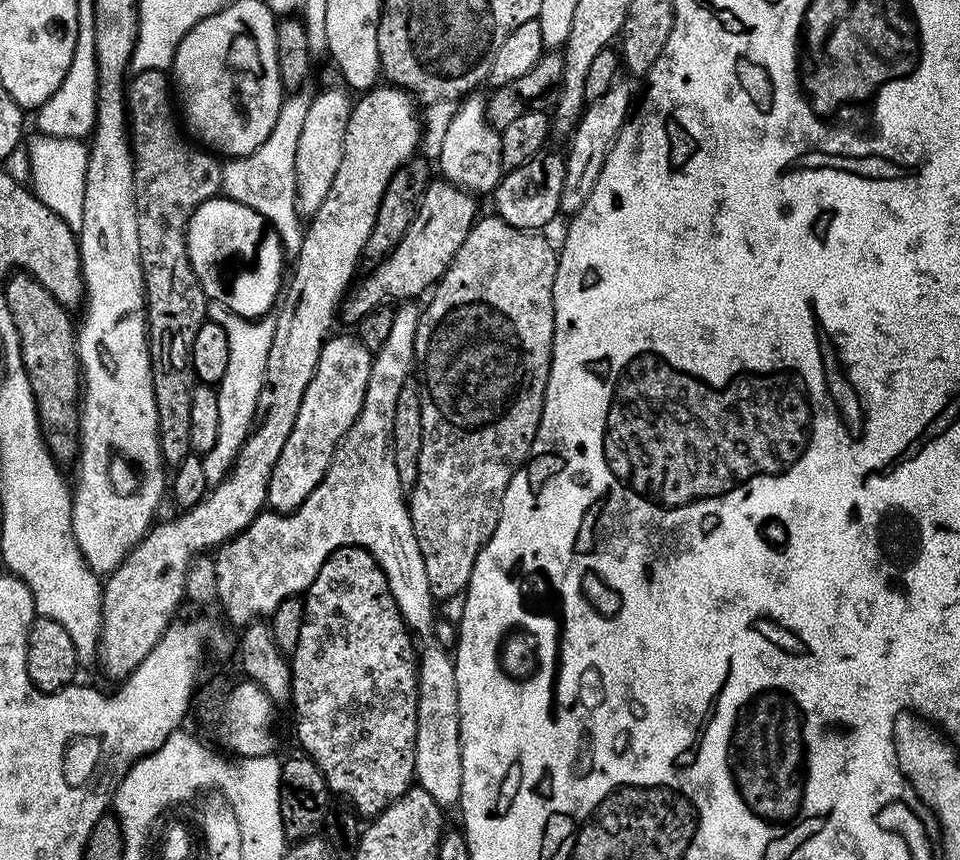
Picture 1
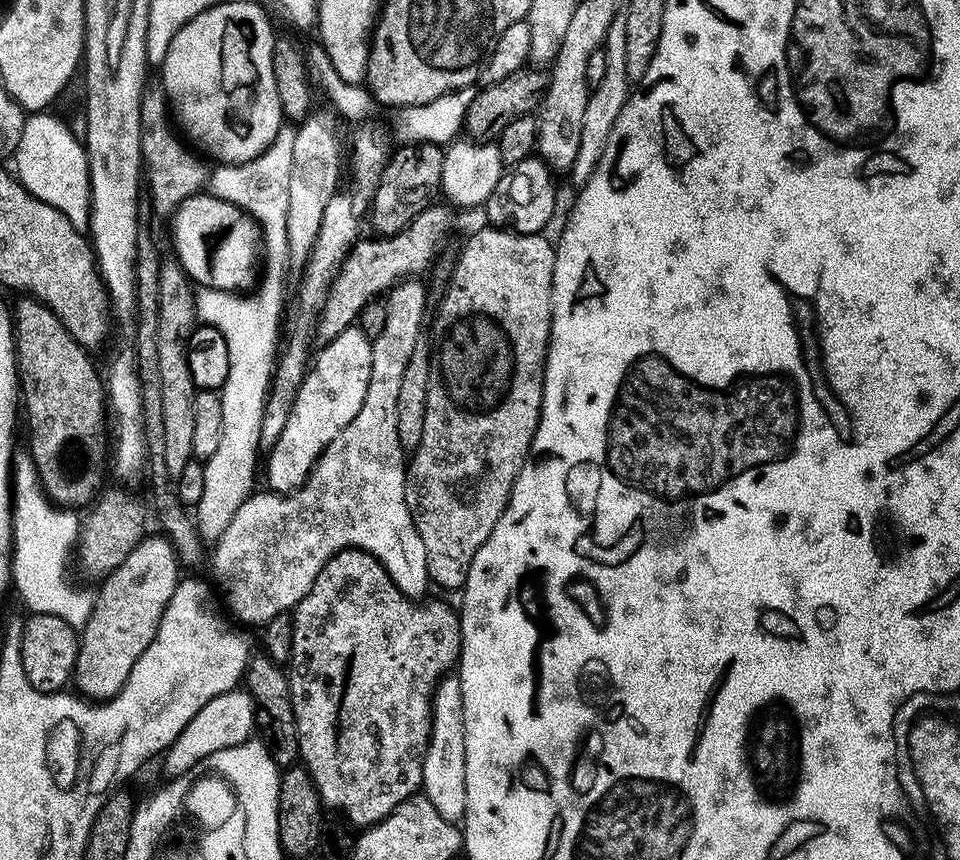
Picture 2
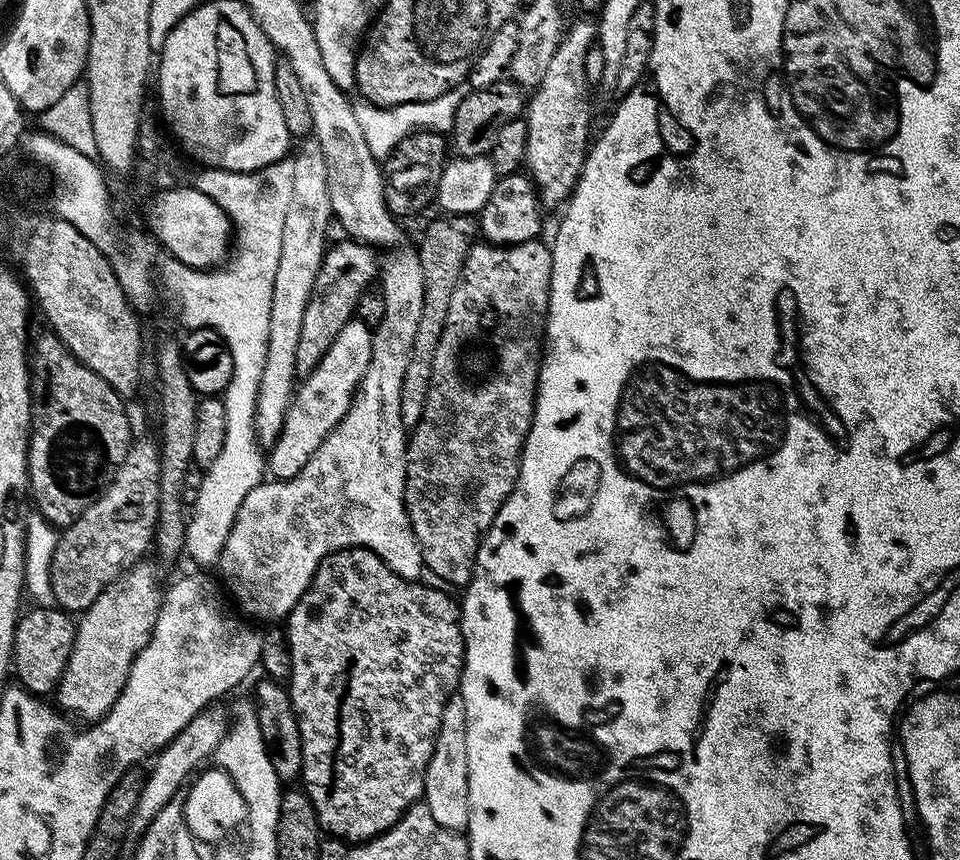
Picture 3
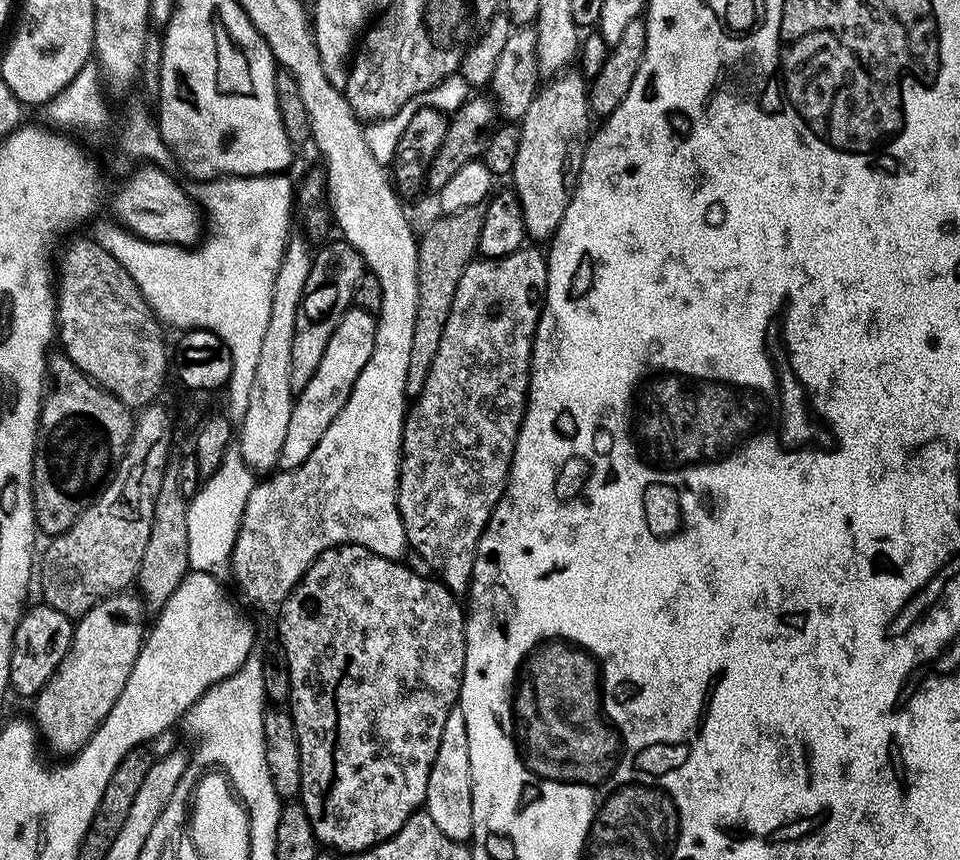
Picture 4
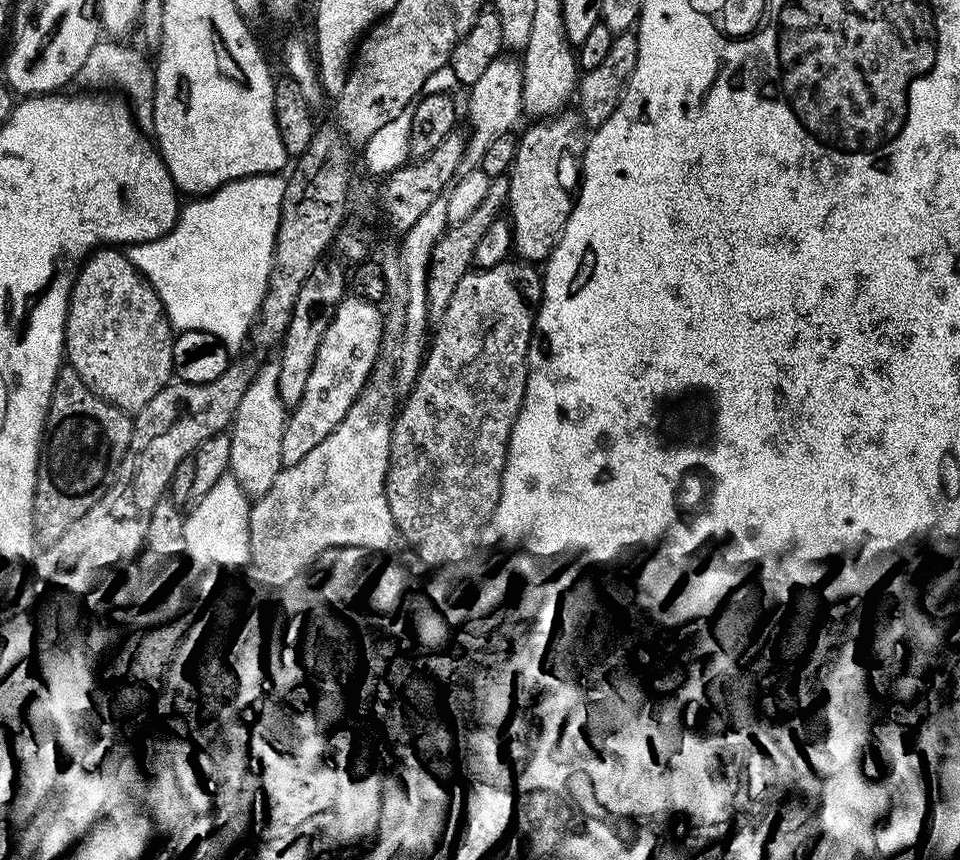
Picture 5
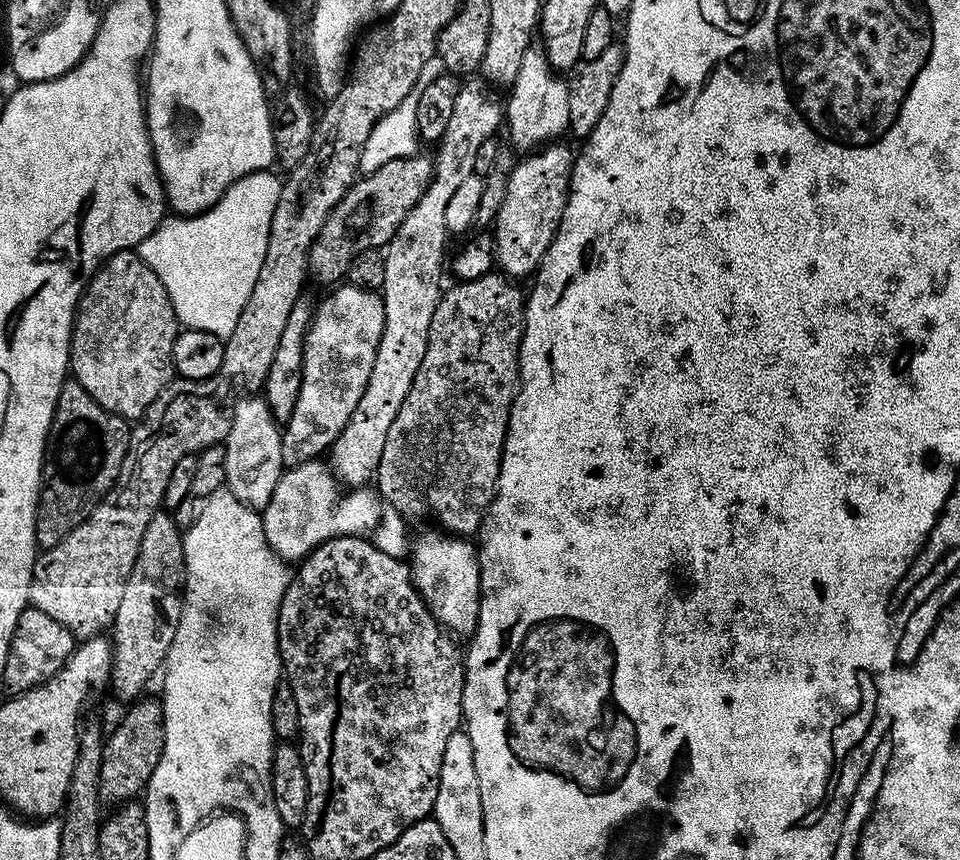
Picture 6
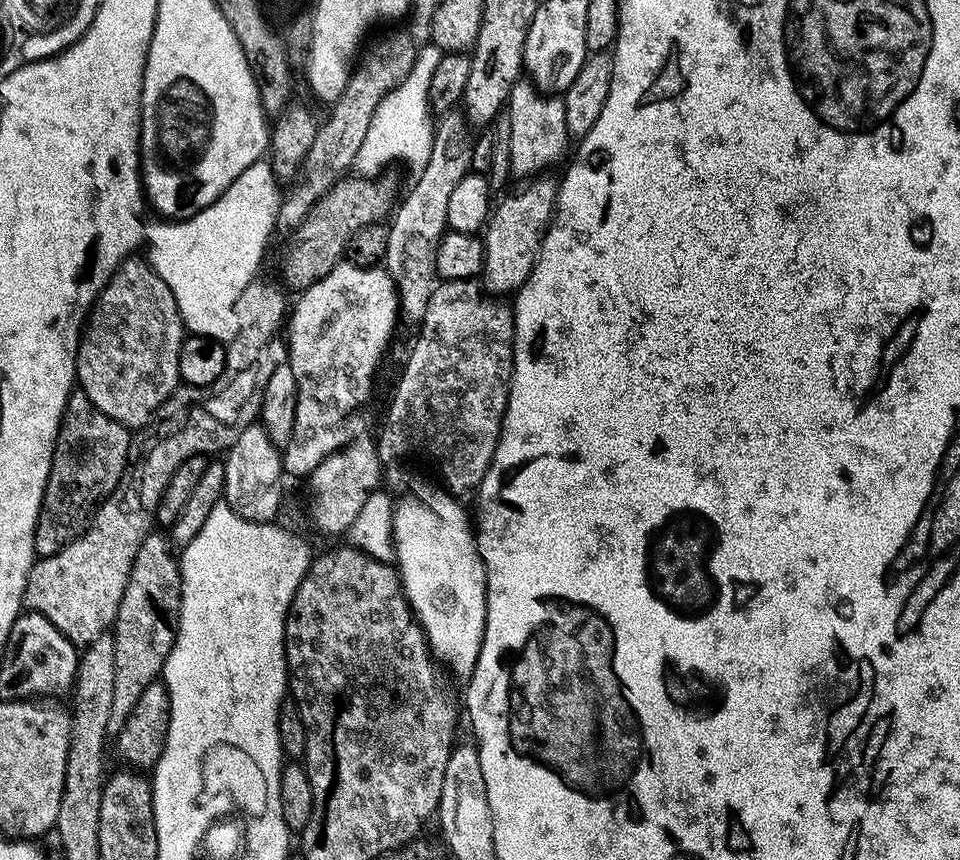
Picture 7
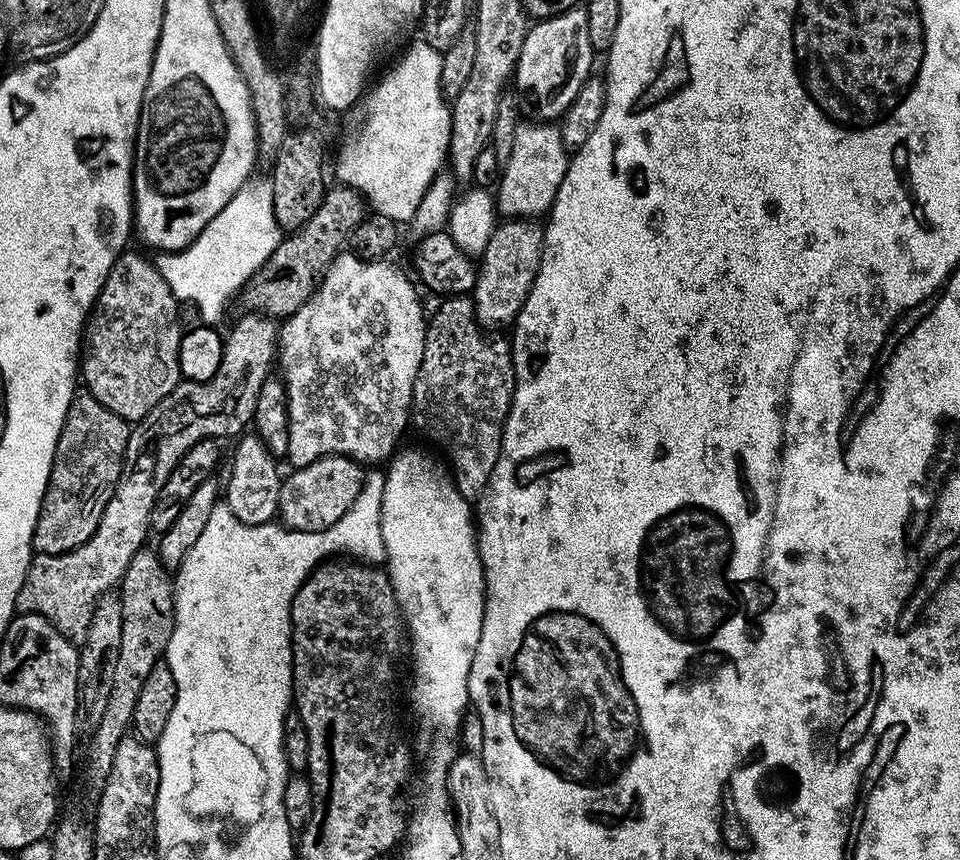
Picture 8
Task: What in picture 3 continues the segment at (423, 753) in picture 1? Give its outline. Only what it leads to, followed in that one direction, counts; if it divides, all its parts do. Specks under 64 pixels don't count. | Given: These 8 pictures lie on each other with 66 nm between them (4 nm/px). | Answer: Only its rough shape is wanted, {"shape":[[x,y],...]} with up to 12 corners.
{"shape":[[466,706],[442,710],[423,803],[451,832],[468,827]]}

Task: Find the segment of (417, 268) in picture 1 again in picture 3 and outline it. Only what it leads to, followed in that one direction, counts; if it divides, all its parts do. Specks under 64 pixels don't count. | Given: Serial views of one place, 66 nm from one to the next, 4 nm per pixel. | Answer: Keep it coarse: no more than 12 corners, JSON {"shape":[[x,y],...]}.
{"shape":[[377,249],[325,251],[302,313],[296,374],[310,375],[378,276]]}

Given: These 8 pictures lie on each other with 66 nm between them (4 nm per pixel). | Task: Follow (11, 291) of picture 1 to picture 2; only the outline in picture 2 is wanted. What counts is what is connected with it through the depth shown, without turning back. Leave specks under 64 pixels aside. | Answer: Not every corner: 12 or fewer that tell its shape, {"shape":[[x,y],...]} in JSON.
{"shape":[[14,304],[28,448],[44,493],[91,505],[106,384],[58,314]]}

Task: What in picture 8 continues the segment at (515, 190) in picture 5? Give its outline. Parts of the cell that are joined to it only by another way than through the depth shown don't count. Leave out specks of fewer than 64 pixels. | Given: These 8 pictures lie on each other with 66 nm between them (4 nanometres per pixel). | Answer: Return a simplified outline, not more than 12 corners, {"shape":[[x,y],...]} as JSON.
{"shape":[[497,223],[470,299],[485,330],[511,329],[540,269],[544,228]]}

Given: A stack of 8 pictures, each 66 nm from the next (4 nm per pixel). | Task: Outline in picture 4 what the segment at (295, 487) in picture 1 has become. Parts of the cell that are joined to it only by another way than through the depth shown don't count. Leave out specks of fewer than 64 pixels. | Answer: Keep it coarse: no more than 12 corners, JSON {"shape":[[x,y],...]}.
{"shape":[[349,308],[295,397],[281,469],[302,466],[362,366],[376,316]]}

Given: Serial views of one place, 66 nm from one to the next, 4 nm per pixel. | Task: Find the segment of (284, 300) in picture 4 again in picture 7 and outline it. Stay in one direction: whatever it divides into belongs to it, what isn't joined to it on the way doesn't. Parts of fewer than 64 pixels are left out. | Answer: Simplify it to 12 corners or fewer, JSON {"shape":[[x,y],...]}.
{"shape":[[251,422],[223,457],[224,500],[266,524],[280,512],[281,449]]}

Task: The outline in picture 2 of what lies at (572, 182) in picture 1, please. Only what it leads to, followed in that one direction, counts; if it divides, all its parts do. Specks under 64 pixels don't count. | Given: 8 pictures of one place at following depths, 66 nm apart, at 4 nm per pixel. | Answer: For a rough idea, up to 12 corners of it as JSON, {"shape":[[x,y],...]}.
{"shape":[[616,15],[602,51],[606,74],[589,91],[576,186],[594,174],[630,95],[626,22]]}

